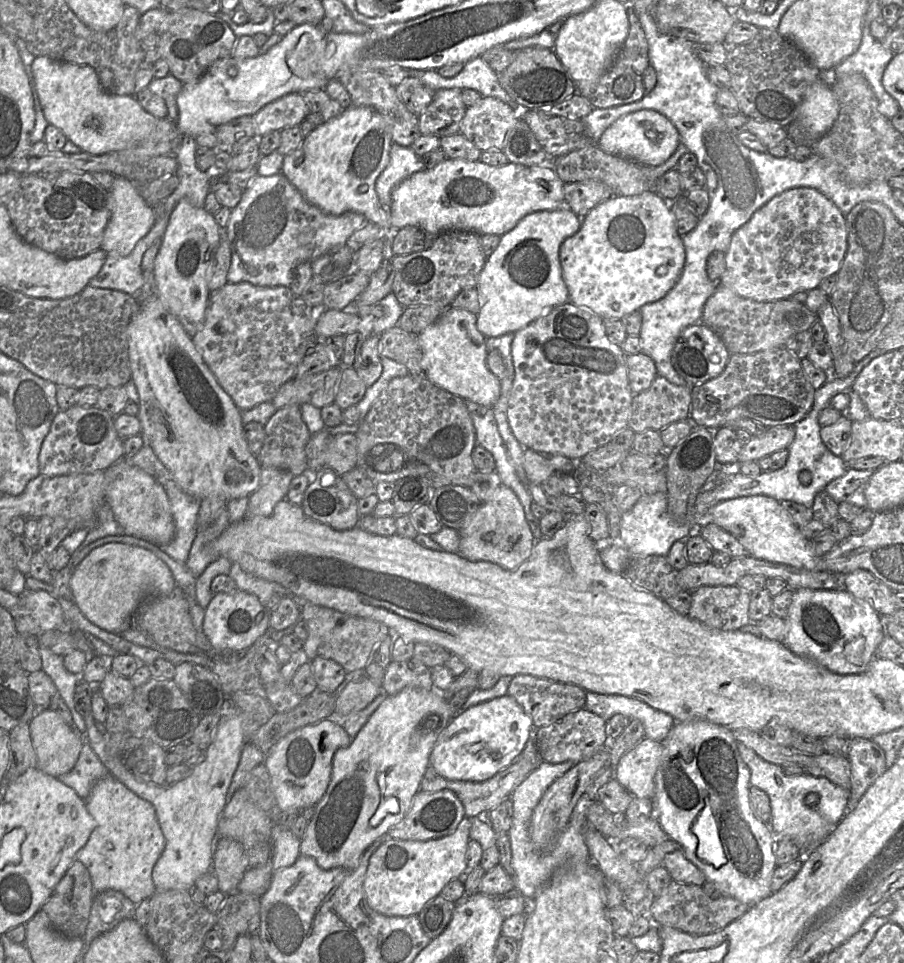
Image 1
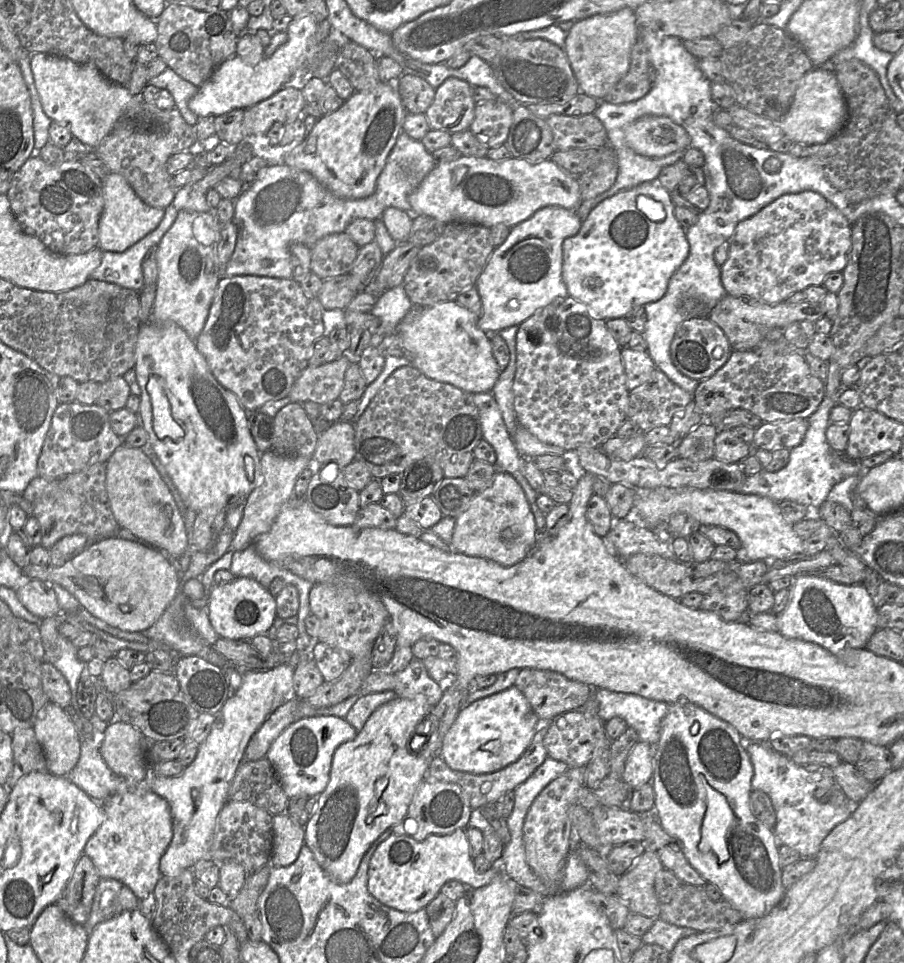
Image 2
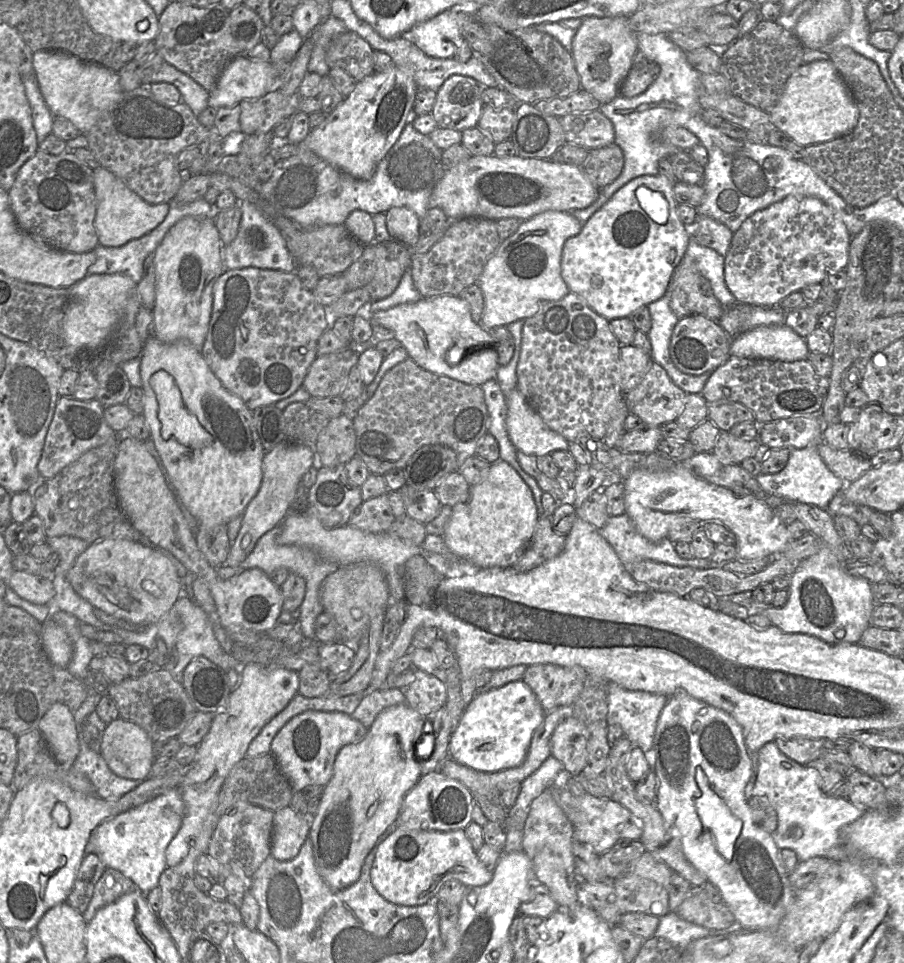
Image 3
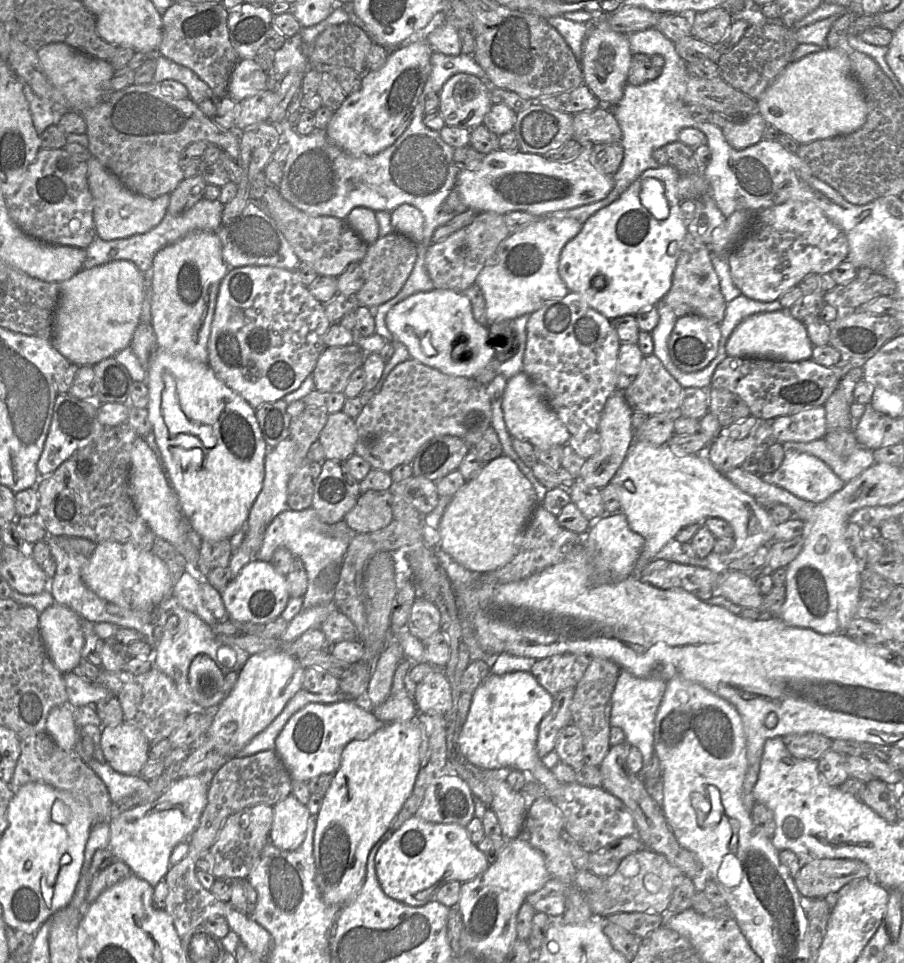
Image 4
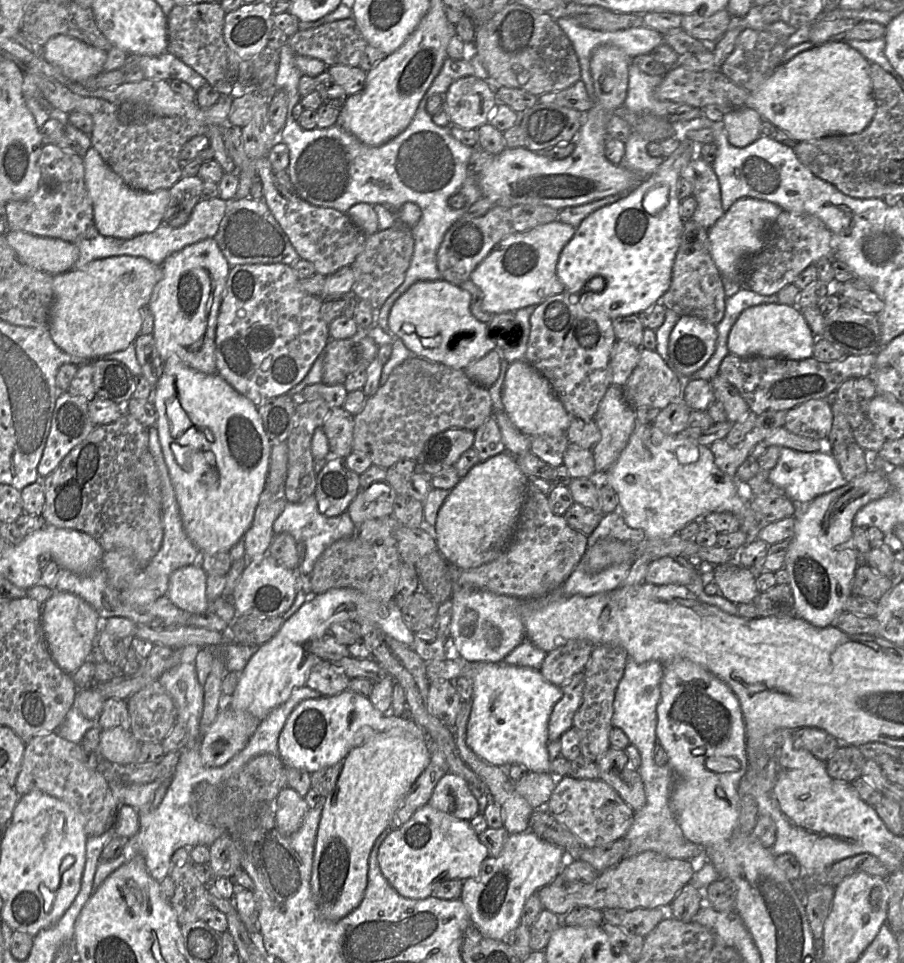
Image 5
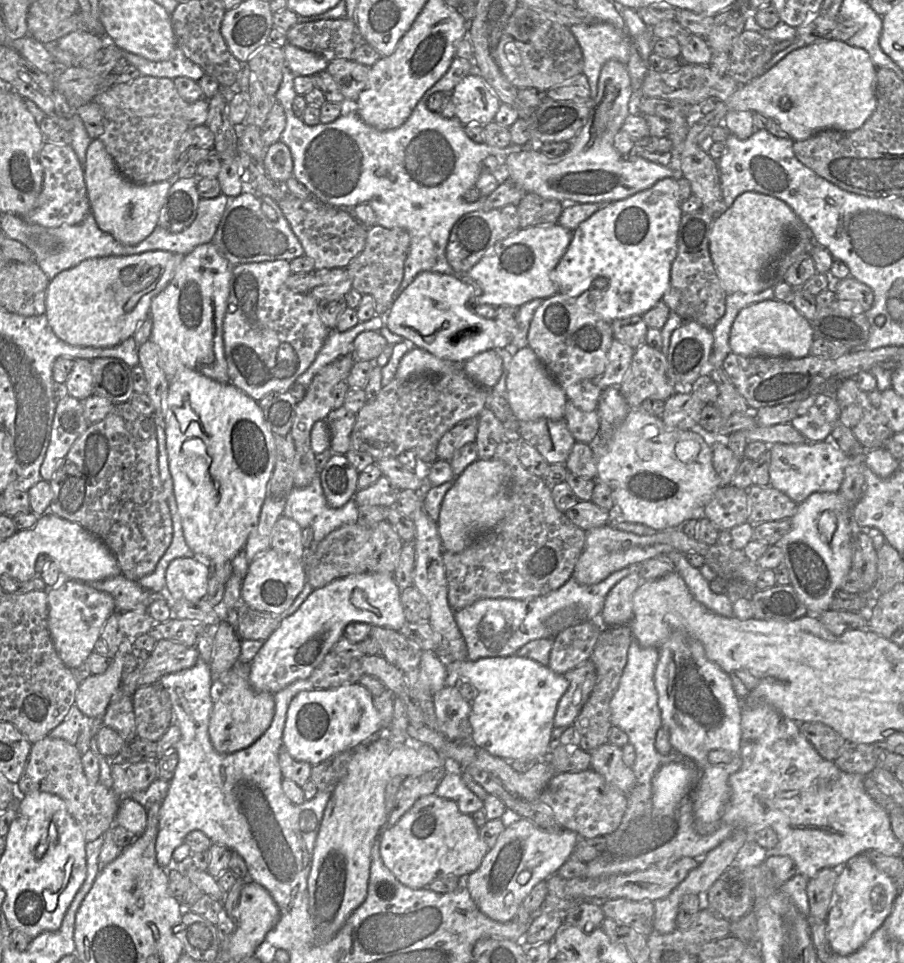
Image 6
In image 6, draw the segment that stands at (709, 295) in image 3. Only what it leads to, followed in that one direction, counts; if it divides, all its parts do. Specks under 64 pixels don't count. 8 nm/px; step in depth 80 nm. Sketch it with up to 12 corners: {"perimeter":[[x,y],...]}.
{"perimeter":[[724,200],[683,213],[662,301],[712,329],[727,293],[709,236]]}

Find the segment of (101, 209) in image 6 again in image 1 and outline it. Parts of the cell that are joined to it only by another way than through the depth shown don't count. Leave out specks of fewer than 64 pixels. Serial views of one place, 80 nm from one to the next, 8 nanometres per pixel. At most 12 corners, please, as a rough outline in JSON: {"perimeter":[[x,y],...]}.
{"perimeter":[[115,176],[101,249],[126,257],[157,216],[136,185]]}

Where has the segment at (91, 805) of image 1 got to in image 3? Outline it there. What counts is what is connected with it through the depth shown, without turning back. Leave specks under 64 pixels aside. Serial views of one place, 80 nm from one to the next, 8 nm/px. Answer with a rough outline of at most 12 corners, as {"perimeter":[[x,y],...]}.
{"perimeter":[[172,789],[95,828],[95,853],[147,894],[185,804]]}

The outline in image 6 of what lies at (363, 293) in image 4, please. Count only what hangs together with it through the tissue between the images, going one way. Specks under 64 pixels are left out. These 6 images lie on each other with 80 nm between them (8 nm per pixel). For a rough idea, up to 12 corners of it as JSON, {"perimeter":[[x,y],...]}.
{"perimeter":[[367,228],[346,267],[352,288],[388,313],[404,276],[408,232]]}

